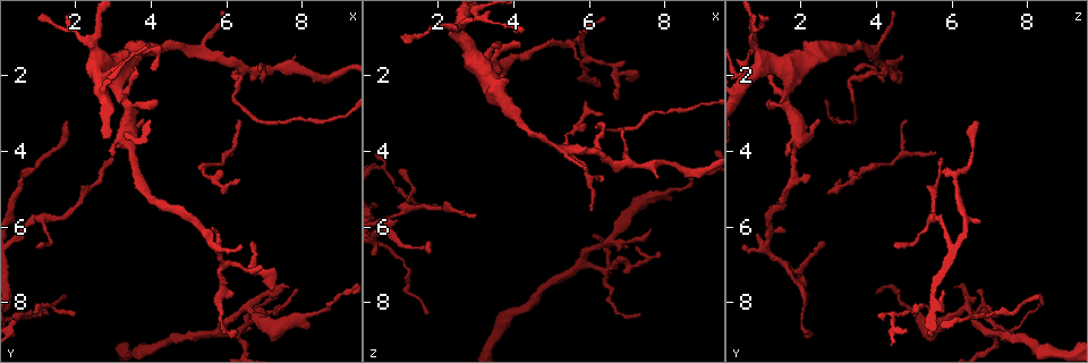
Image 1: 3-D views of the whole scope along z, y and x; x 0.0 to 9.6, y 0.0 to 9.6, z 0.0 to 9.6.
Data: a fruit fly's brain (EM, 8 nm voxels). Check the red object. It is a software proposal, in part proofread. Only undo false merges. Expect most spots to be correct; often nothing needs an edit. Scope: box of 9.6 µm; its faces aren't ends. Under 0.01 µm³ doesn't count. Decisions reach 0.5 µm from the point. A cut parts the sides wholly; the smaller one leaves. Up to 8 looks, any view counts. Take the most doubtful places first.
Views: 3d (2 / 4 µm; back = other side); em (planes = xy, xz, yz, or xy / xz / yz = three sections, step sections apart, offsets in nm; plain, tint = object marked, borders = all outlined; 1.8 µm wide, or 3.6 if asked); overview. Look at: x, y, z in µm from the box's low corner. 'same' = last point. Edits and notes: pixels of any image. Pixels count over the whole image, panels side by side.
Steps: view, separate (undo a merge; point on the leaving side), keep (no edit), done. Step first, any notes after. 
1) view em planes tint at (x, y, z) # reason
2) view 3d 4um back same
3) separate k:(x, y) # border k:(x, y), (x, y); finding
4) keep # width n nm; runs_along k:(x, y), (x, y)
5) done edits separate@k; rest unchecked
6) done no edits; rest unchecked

view em xy step 8 tint at (2.60, 2.00, 0.55) # thick turns thin

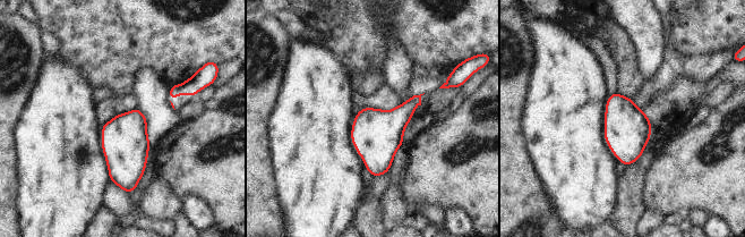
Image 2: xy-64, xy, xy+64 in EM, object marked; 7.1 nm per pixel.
view em planes borders same # another direction

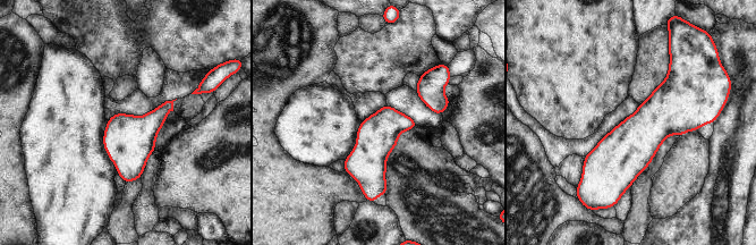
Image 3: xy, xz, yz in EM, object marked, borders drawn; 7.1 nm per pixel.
keep # all the same cell

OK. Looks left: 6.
view 3d 4um at (5.75, 8.70, 6.90) # arms part here

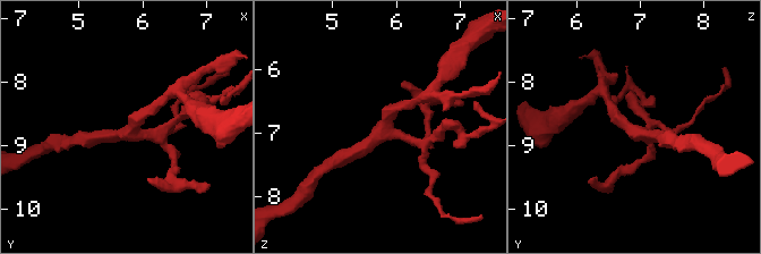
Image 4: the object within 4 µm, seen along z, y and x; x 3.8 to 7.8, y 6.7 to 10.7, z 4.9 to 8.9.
view em 3.6um yz step 8 tint at (5.85, 8.75, 6.90)

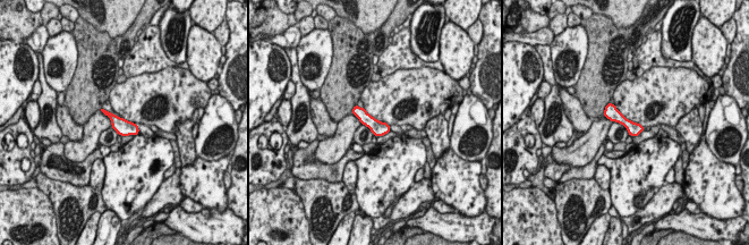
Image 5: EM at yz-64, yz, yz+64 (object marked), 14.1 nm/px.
keep # runs_along 5:(609, 107), (632, 128), (640, 128); one cell here

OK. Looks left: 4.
view 3d 2um at (6.00, 7.00, 1.55) # branch point

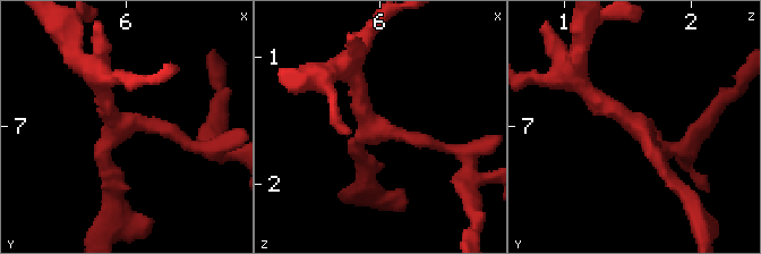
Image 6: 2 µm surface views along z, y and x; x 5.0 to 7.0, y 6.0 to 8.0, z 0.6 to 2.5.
view em yz step 4 tint at (5.92, 6.98, 1.54) # arms 3

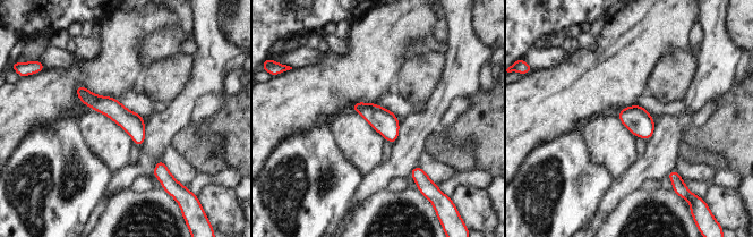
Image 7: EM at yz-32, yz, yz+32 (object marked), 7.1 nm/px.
view em planes tint same # another direction

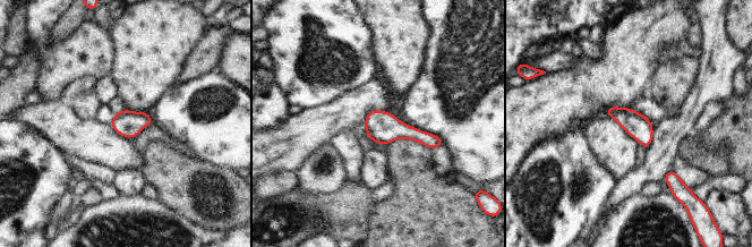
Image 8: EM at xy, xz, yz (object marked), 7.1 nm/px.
keep # continuous, no second cell

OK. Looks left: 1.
done no edits; rest unchecked

